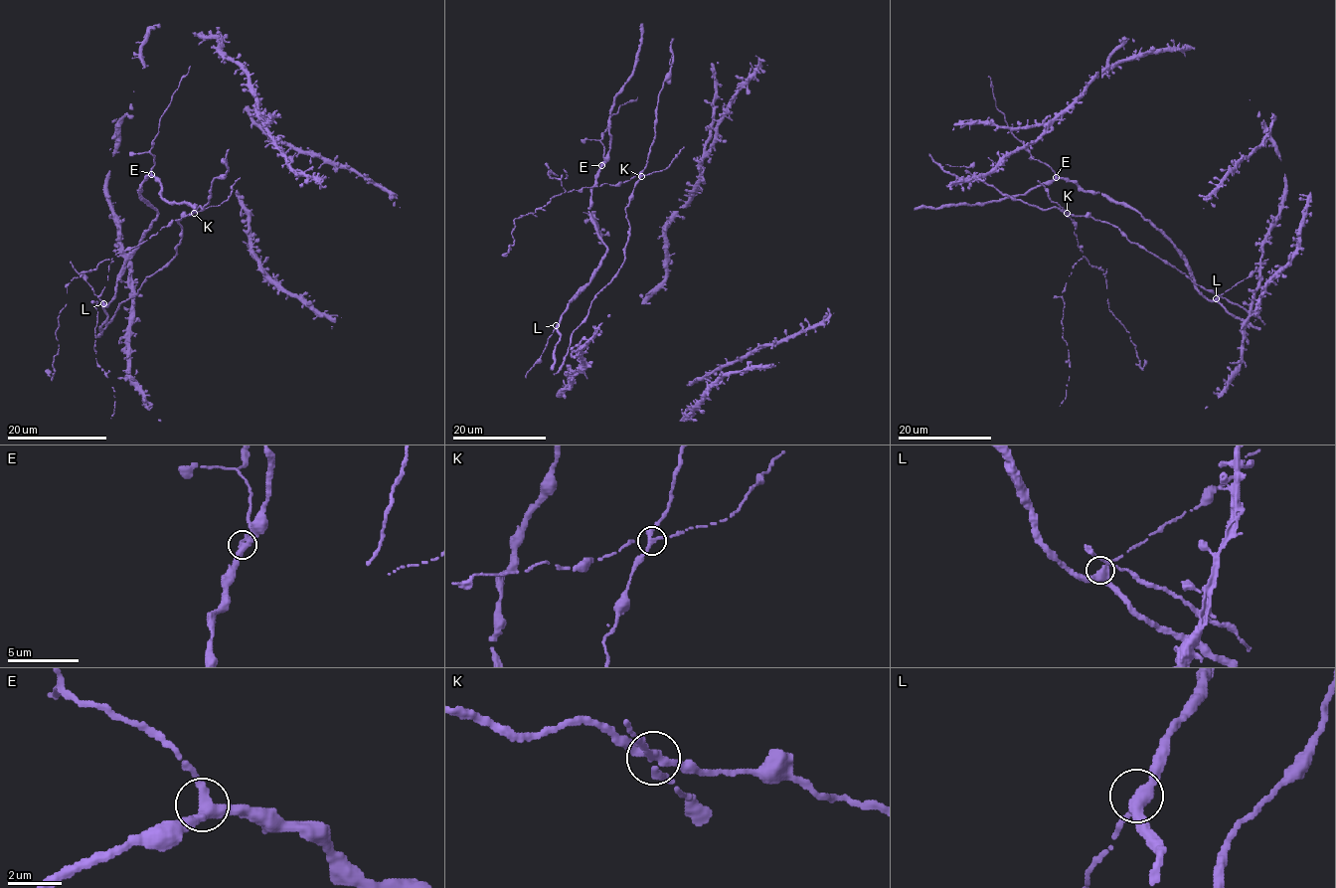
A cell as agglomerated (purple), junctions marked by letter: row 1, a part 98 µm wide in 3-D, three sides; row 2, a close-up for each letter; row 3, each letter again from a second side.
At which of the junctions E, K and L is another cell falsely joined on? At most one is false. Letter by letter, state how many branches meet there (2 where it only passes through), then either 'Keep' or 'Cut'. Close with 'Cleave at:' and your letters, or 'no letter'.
E: Branches: 3. Keep
K: Branches: 3. Cut
L: Branches: 3. Keep
Cleave at: K

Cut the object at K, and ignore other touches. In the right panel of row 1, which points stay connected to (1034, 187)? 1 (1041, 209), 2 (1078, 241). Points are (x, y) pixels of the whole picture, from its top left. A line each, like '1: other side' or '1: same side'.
1: same side
2: other side

